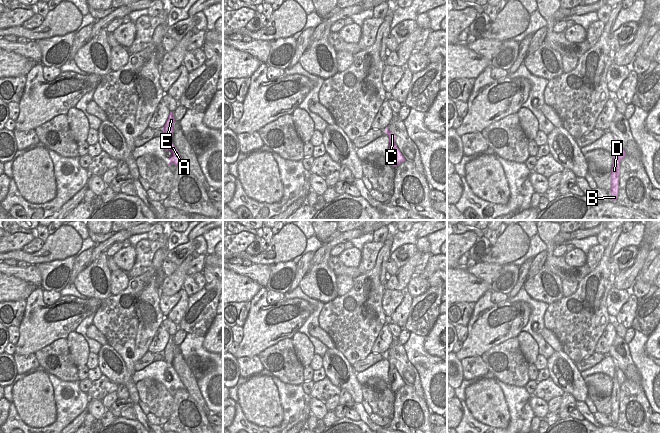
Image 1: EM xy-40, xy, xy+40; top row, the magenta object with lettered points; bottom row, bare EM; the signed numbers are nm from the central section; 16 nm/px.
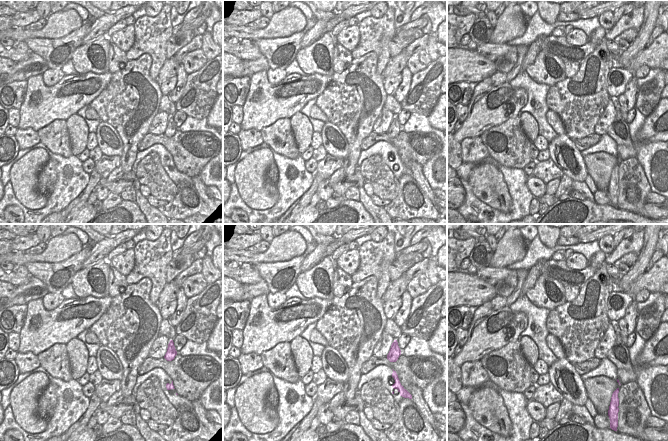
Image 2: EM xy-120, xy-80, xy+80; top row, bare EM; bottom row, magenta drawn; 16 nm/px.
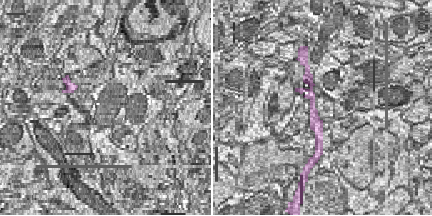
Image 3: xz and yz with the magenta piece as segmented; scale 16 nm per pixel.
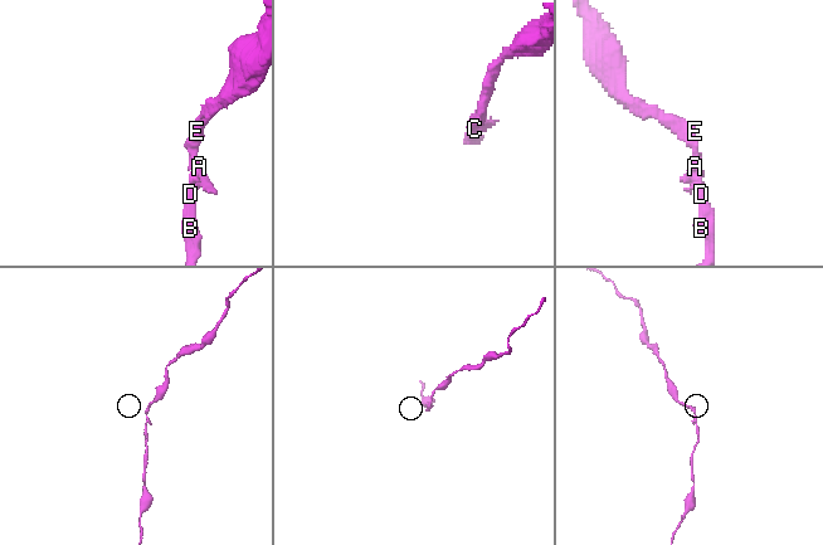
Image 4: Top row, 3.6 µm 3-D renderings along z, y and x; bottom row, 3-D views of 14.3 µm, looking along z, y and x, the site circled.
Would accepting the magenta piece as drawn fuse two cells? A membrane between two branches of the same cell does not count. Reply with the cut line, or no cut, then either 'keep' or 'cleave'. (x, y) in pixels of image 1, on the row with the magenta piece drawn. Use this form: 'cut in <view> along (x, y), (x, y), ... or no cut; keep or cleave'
no cut; keep

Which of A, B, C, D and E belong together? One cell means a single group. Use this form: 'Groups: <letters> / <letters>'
Groups: A B C D E

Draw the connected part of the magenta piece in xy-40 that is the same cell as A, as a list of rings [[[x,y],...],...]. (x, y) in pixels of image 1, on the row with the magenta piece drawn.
[[[170,112],[168,119],[163,127],[163,133],[168,142],[168,147],[165,149],[165,152],[168,150],[172,153],[172,155],[168,158],[170,160],[168,166],[174,164],[177,167],[178,165],[185,165],[185,162],[182,160],[178,150],[172,142],[175,122],[176,120],[174,118],[174,114],[173,112]]]

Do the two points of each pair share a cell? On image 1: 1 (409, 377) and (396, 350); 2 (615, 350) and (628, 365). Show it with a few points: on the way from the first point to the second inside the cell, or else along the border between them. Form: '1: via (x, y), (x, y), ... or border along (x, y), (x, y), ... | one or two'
1: via (406, 370), (402, 365), (400, 357) | one
2: via (619, 354), (624, 361) | one

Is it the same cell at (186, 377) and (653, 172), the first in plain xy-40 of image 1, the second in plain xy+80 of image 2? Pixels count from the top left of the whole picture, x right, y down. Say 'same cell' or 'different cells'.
different cells

